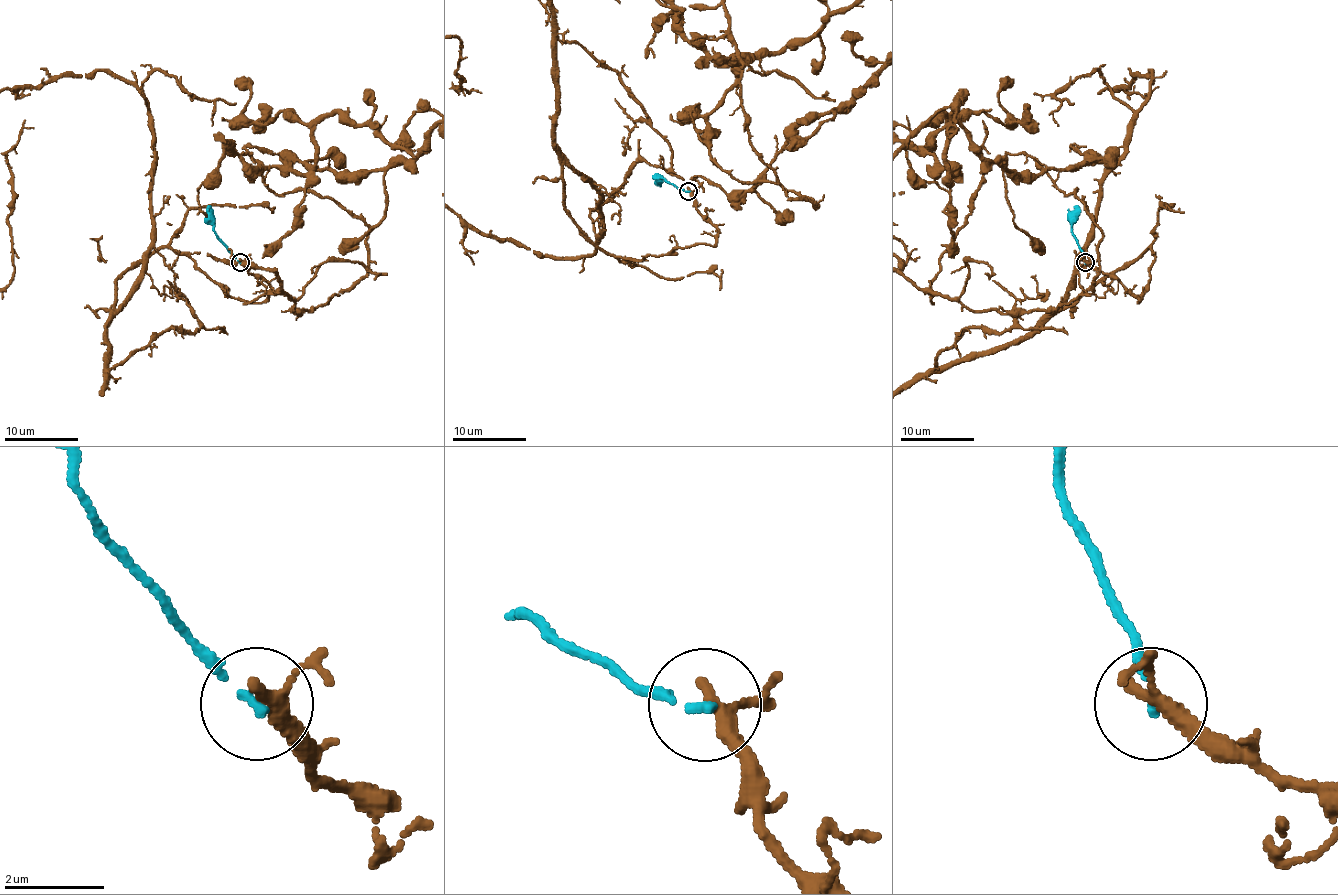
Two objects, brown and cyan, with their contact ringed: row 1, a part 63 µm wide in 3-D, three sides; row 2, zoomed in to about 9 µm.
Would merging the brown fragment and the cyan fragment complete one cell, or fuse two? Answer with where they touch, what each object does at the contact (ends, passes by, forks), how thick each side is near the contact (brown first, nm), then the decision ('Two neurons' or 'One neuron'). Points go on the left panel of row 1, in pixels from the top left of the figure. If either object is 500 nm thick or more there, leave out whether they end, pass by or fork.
Place: (240, 262). At the ring brown passes by. At the ring cyan ends. Thickness 280 nm (brown) against 160 nm. Two neurons

